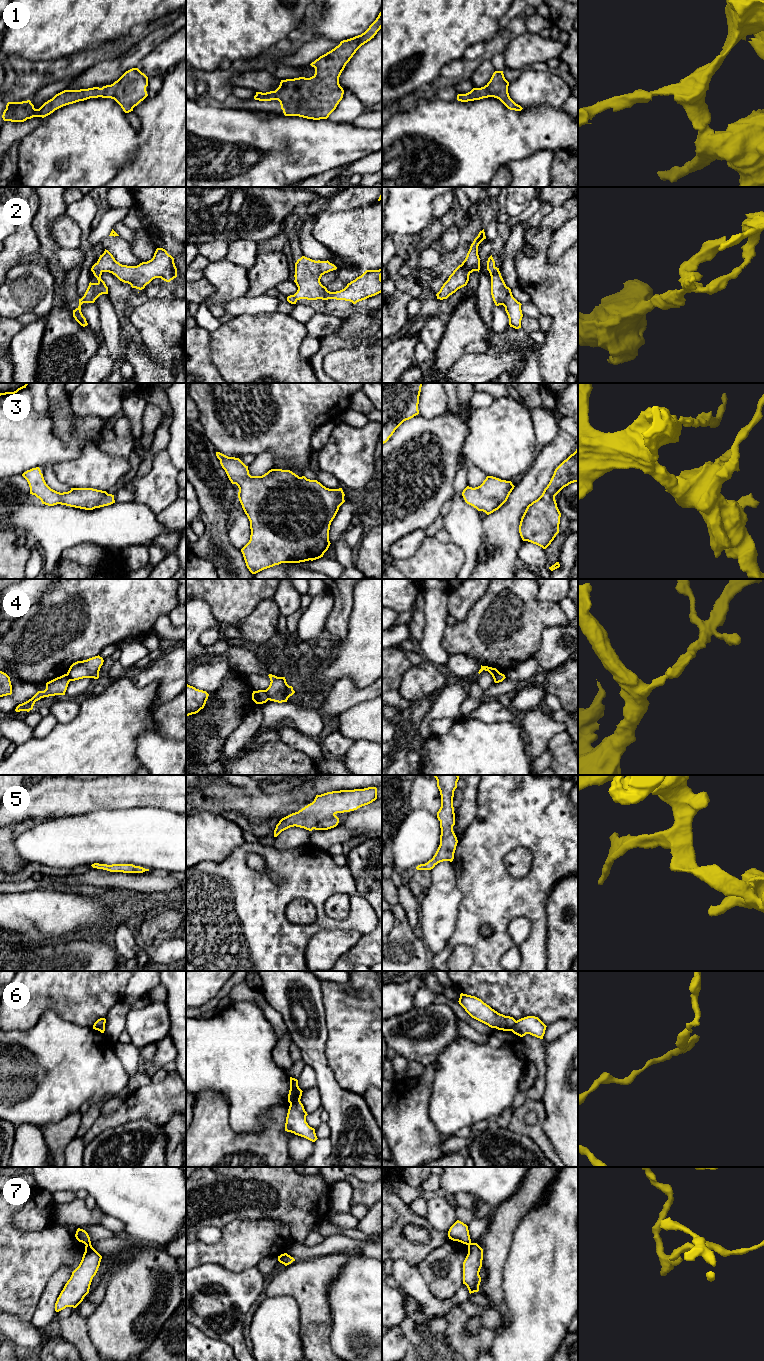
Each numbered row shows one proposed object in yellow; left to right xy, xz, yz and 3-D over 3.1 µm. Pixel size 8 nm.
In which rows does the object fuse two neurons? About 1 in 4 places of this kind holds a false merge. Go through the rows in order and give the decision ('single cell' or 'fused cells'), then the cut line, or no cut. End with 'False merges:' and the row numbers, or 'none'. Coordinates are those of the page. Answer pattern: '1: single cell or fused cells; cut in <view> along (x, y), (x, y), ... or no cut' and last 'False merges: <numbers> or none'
1: single cell; no cut
2: single cell; no cut
3: single cell; no cut
4: fused cells; cut in xz along (264, 690), (268, 699)
5: single cell; no cut
6: fused cells; cut in xz along (299, 1100), (290, 1104)
7: fused cells; cut in xy along (90, 1243), (86, 1245)
False merges: 4, 6, 7

